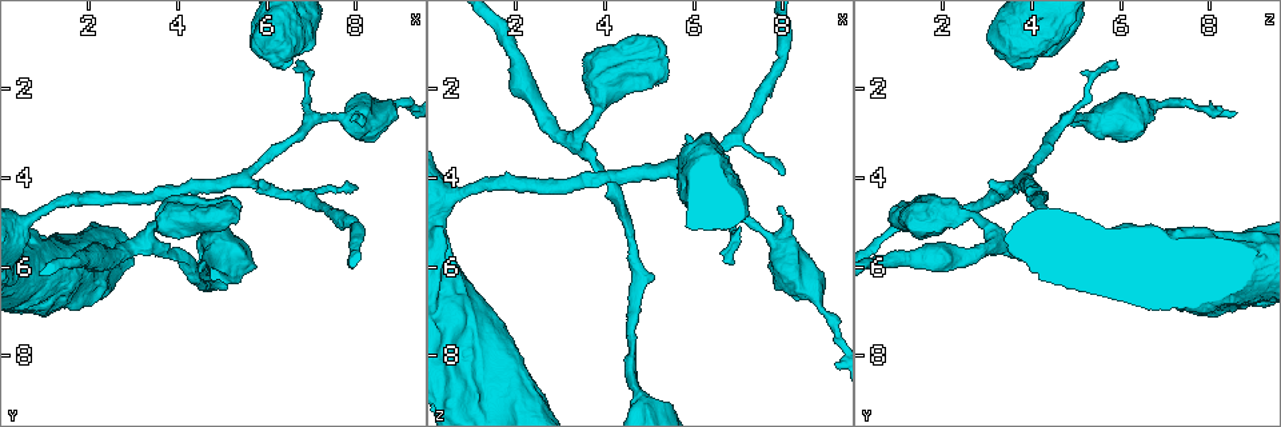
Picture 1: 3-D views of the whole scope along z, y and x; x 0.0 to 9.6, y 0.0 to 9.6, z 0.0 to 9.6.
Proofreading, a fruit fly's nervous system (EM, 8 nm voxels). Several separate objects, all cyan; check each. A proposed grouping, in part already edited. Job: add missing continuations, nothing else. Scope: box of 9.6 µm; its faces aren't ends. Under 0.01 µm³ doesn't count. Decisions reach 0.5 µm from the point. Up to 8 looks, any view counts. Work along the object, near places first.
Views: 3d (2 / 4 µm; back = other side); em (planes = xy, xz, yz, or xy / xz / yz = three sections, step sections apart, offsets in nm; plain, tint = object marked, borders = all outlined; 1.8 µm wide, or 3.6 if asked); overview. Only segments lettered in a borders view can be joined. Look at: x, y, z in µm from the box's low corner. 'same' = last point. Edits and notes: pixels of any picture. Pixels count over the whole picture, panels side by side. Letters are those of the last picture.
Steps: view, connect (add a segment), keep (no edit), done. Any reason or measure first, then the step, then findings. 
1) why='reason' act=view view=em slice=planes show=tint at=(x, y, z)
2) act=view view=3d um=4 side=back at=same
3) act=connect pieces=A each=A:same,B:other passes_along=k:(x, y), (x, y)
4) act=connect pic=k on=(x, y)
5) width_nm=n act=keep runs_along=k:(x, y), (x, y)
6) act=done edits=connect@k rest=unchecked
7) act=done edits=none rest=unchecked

why='an open end' act=view view=3d um=2 at=(7.95, 2.65, 4.65)

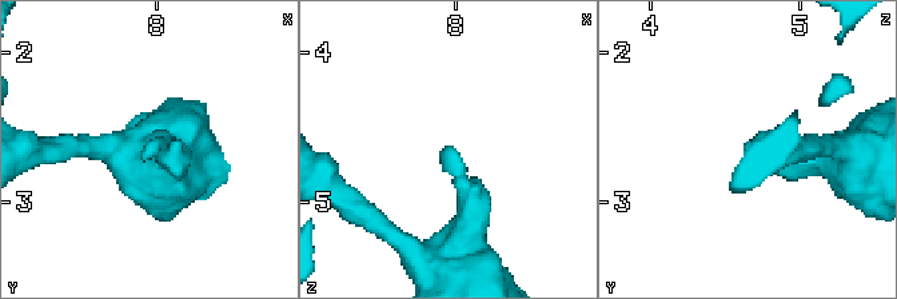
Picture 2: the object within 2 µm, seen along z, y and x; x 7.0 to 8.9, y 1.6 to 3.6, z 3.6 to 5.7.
why='need the tissue' act=view view=em slice=xy step=4 show=tint at=(7.94, 2.62, 4.64)

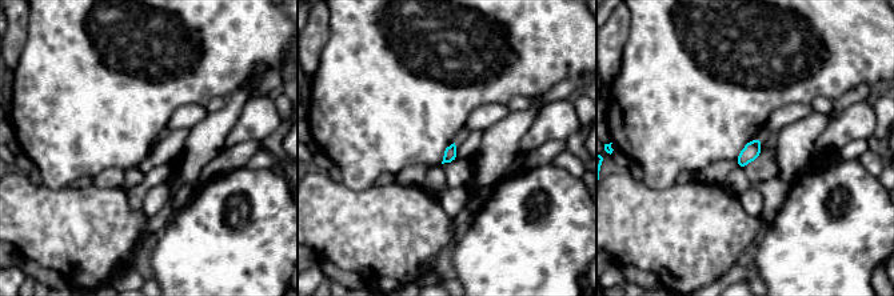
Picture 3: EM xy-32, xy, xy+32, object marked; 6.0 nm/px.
act=view view=em slice=xz step=16 show=borders at=same

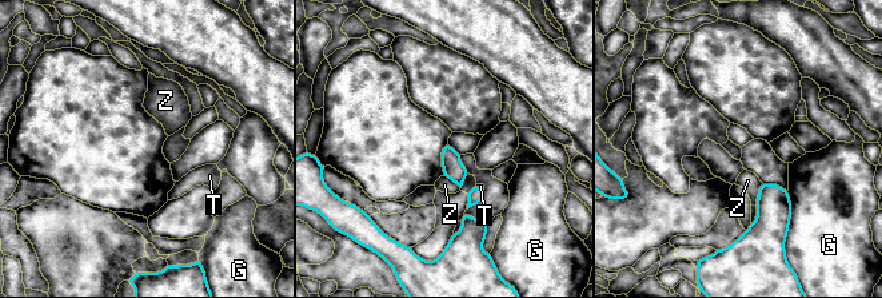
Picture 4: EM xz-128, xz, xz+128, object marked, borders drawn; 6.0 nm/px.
act=keep each=G:other,T:other,Z:other border=4:(763, 185), (751, 223) found='none of them fits'

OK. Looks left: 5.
why='an open end' act=view view=em slice=yz step=16 show=tint at=(6.65, 1.40, 5.95)

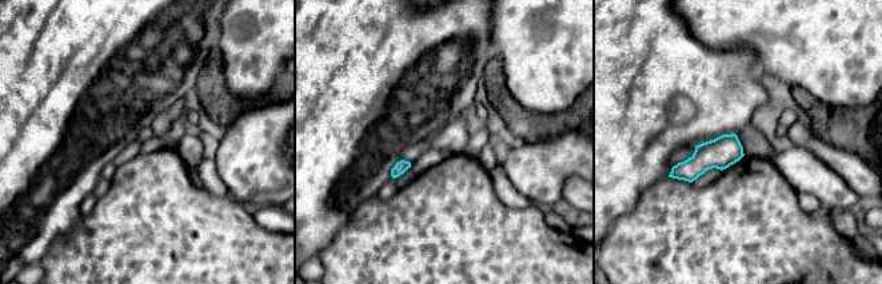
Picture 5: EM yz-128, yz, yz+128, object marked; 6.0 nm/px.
act=view view=em slice=planes show=borders at=same

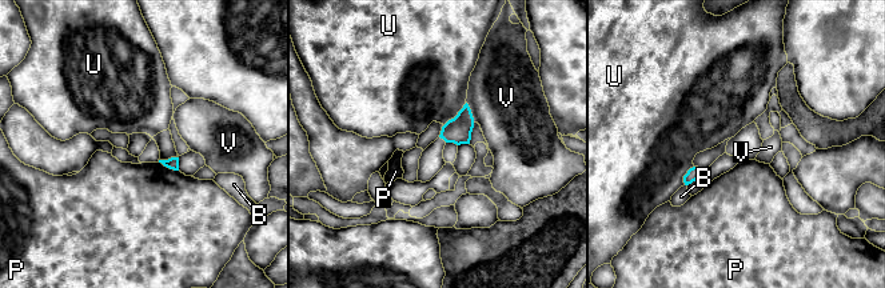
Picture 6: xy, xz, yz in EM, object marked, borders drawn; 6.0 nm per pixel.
longest_contact=U:200nm act=keep each=B:other,P:other,U:other,V:other found='none of them fits'

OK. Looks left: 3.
why='end of a long branch' act=view view=3d um=4 at=(6.35, 0.90, 2.95)

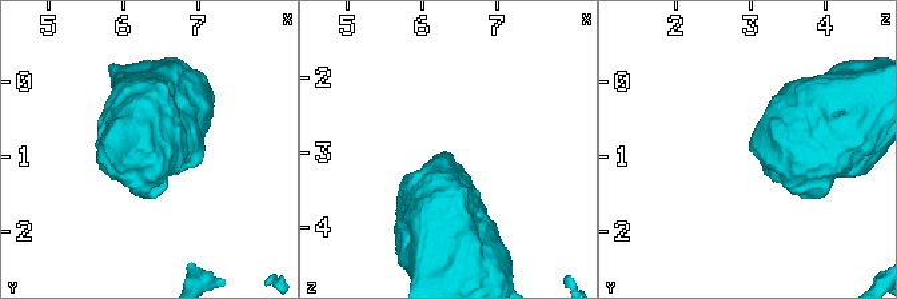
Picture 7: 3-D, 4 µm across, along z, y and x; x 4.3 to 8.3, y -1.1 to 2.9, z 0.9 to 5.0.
why='shape alone is not enough' act=view view=em um=3.6 slice=planes show=borders at=(6.35, 0.90, 3.05)

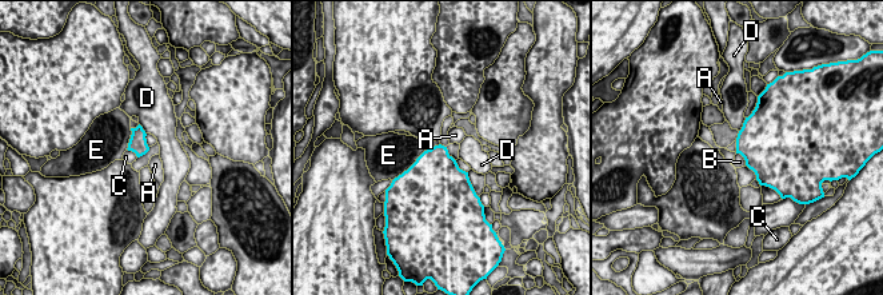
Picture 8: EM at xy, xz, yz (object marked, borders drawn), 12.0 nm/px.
act=keep each=A:other,B:other,C:other,D:other,E:other border=8:(150, 147), (138, 158) found='no lettered segment goes on from it'

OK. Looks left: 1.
why='free end' act=view view=em slice=xy step=8 show=borders at=(5.90, 4.10, 3.10)

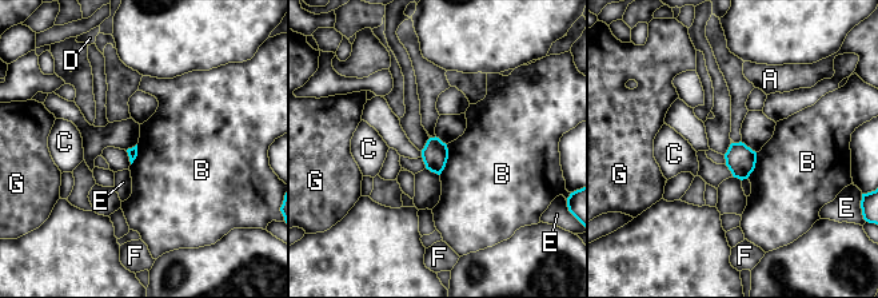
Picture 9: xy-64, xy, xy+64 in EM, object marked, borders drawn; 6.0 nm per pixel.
act=keep each=A:other,B:other,C:other,D:other,E:other,F:other,G:other border=9:(447, 144), (447, 162), (439, 174) found='no lettered segment goes on from it'

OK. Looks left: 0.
act=done edits=none rest=unchecked

